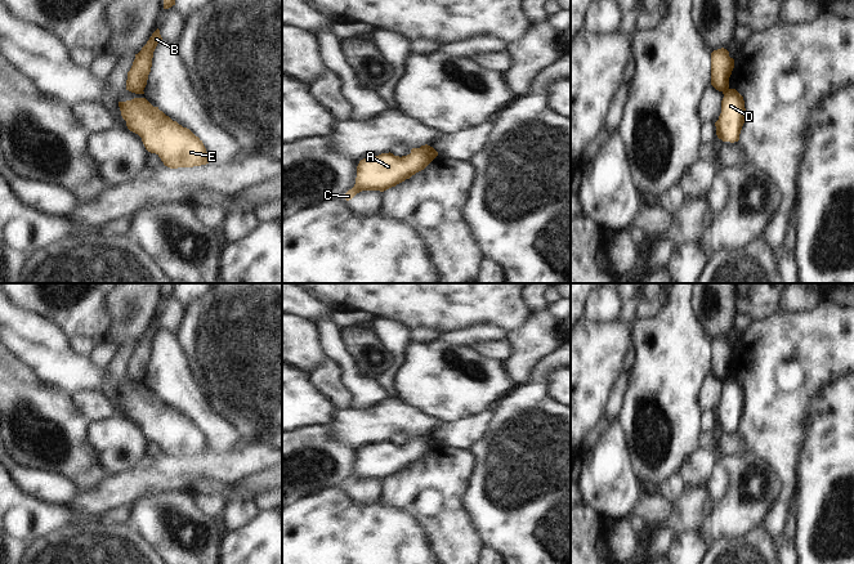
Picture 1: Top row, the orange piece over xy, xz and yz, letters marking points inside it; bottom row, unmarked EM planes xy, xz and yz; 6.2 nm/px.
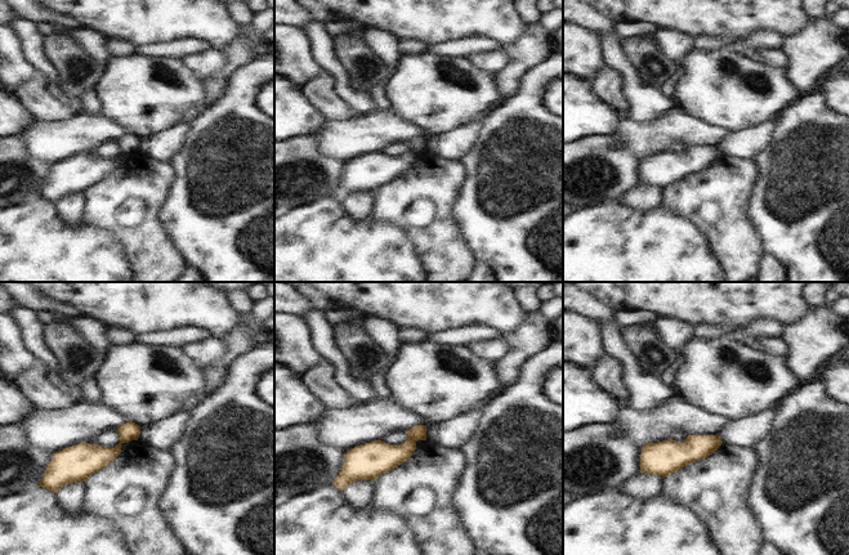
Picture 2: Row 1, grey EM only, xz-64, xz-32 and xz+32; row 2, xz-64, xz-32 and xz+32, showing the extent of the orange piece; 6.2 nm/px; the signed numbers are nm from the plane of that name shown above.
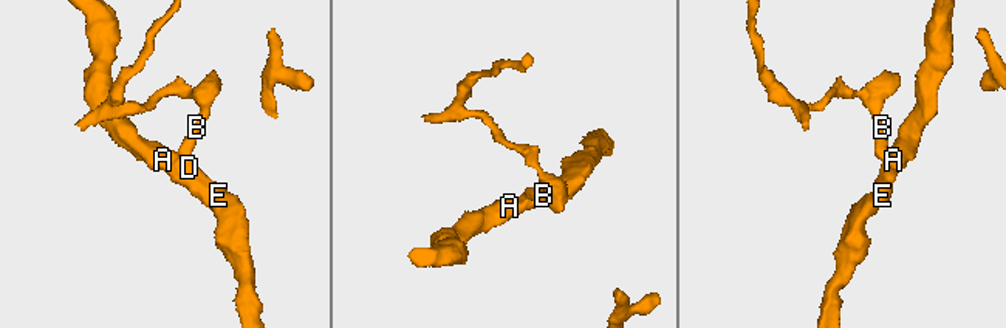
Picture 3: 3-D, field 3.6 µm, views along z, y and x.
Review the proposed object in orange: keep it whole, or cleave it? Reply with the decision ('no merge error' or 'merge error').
merge error

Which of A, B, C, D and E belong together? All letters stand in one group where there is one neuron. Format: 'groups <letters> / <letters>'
groups A C D E / B

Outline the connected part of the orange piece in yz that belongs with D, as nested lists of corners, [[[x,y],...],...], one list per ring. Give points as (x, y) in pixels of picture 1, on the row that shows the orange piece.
[[[735,89],[723,91],[721,113],[715,122],[716,135],[723,142],[738,142],[745,124],[745,100]]]

